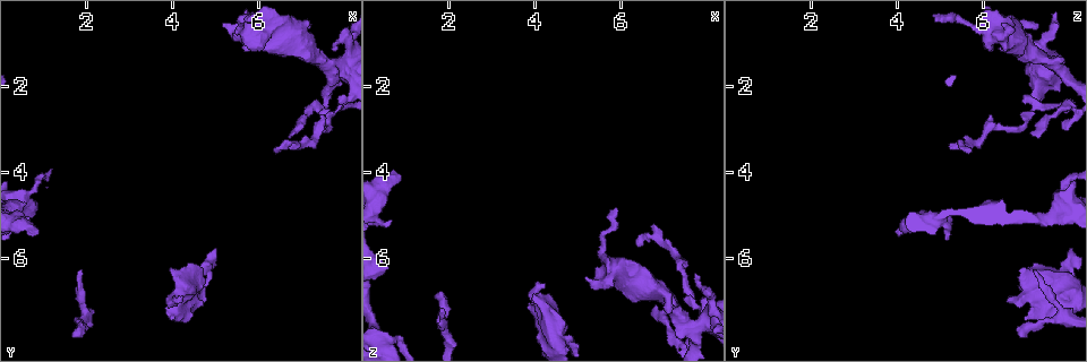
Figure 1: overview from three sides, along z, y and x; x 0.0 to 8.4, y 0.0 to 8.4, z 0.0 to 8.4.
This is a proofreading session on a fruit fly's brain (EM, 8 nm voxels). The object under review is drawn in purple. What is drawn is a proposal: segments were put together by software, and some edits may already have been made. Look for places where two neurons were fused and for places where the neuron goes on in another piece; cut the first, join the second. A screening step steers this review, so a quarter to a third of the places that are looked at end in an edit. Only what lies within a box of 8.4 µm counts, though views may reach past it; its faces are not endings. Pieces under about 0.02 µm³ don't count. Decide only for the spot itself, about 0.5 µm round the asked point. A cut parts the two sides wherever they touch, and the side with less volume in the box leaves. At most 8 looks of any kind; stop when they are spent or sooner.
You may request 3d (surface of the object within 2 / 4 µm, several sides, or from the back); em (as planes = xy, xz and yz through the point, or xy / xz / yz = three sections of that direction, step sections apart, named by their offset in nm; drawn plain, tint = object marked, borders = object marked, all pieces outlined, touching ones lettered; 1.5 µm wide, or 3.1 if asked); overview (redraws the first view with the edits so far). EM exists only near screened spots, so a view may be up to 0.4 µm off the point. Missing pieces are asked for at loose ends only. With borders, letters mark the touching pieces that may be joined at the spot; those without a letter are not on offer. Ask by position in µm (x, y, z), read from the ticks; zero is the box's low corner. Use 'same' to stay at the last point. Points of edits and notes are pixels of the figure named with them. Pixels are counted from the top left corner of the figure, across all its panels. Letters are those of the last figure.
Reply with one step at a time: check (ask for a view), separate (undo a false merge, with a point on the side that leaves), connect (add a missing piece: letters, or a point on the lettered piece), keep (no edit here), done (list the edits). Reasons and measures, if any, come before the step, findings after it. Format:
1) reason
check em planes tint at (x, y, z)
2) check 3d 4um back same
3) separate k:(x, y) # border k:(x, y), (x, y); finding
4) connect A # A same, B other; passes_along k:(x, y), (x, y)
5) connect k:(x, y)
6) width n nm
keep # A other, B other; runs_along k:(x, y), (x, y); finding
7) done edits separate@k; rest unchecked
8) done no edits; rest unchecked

an open end
check 3d 4um at (1.65, 7.85, 6.90)

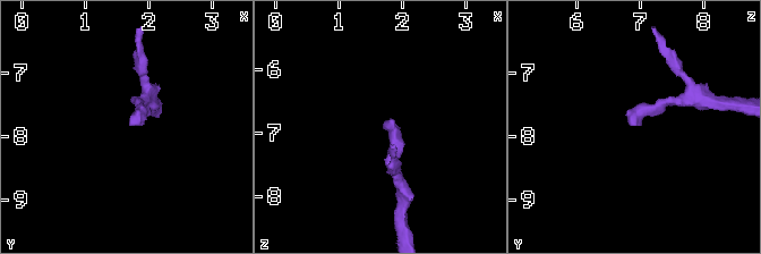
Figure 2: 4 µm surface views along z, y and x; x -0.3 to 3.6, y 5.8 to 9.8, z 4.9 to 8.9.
need the tissue
check em yz step 4 tint at (1.65, 7.85, 6.90)

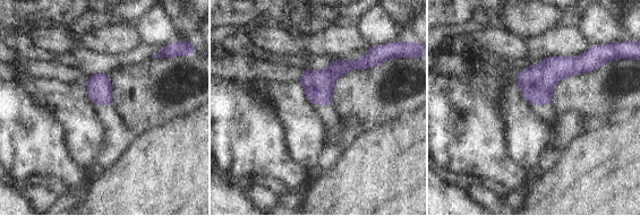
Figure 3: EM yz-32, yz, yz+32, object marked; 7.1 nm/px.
cut it another way
check em planes borders same

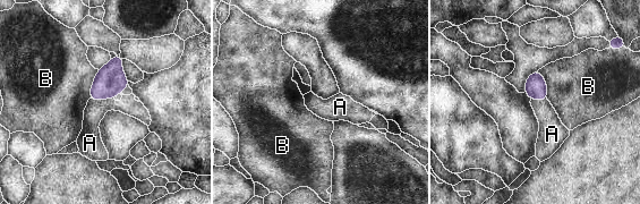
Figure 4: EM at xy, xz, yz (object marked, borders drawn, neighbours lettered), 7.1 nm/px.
connect A # A same, B other; passes_along 4:(110, 79), (102, 99), (94, 112); the neuron continues

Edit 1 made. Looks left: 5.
thick end
check em planes borders at (5.20, 0.60, 6.45)

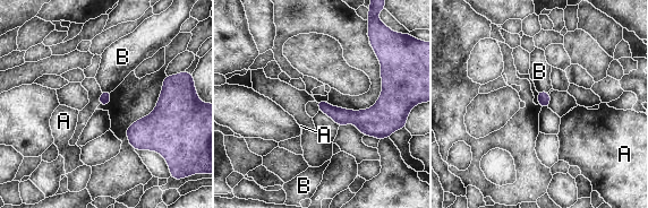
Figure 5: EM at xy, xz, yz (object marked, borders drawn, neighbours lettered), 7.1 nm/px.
keep # A other, B other; border 5:(537, 90), (547, 92); no lettered piece goes on from it

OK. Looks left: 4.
free end
check em planes plain at (7.70, 1.15, 6.35)

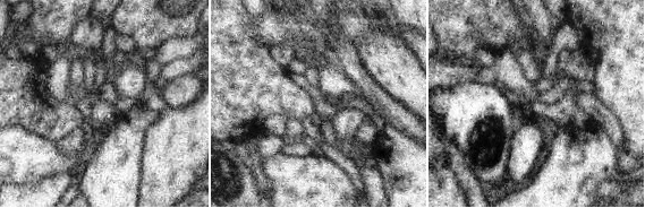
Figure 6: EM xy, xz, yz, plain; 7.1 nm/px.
what lies round it
check em planes borders same

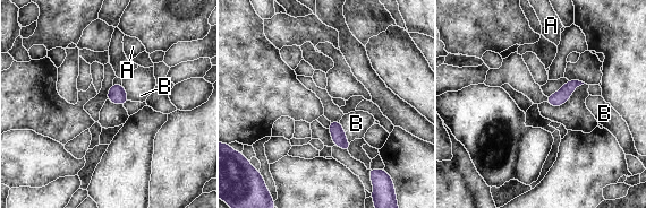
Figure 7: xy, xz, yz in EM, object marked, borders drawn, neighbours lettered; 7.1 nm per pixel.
keep # A other, B other; border 7:(339, 121), (346, 140), (349, 144); none of them fits

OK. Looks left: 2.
done edits connect@4; rest unchecked

